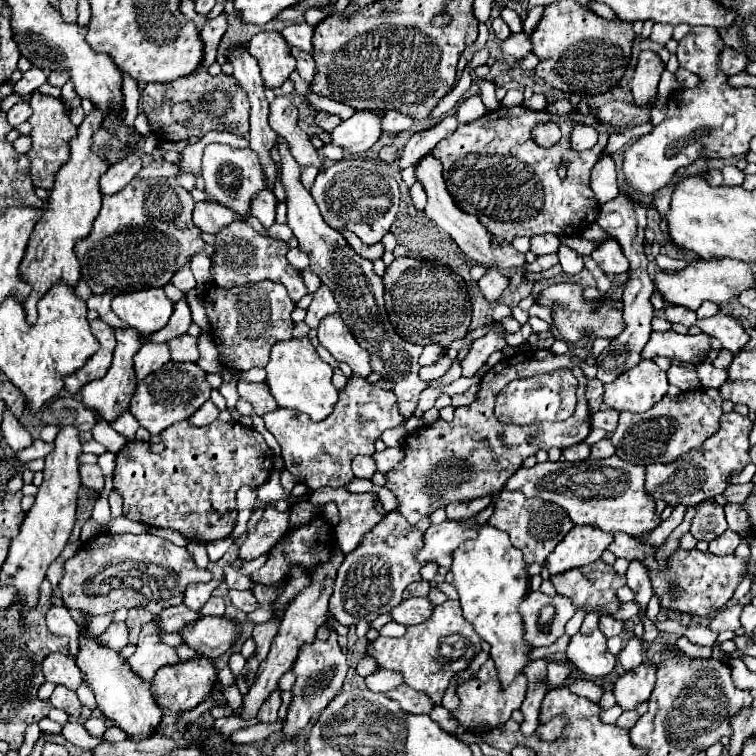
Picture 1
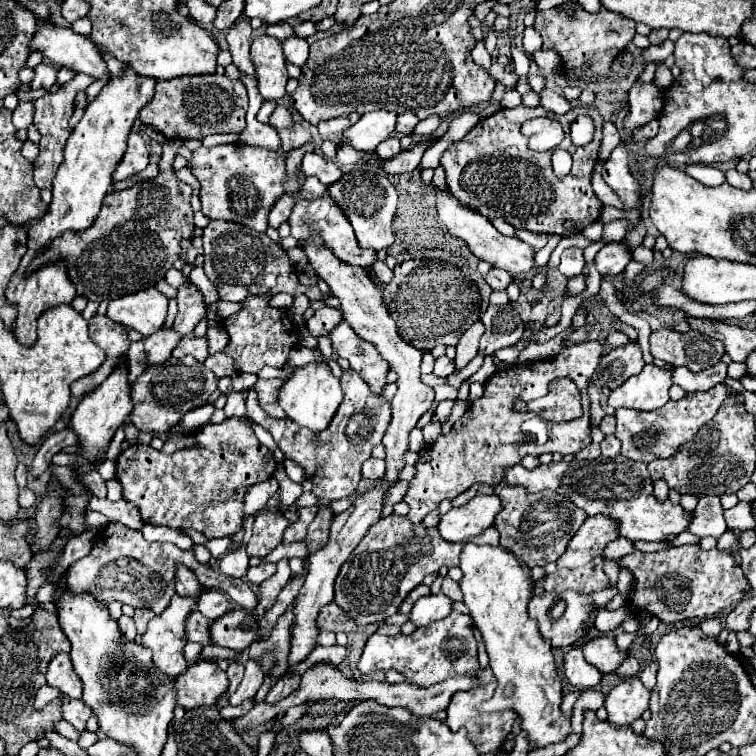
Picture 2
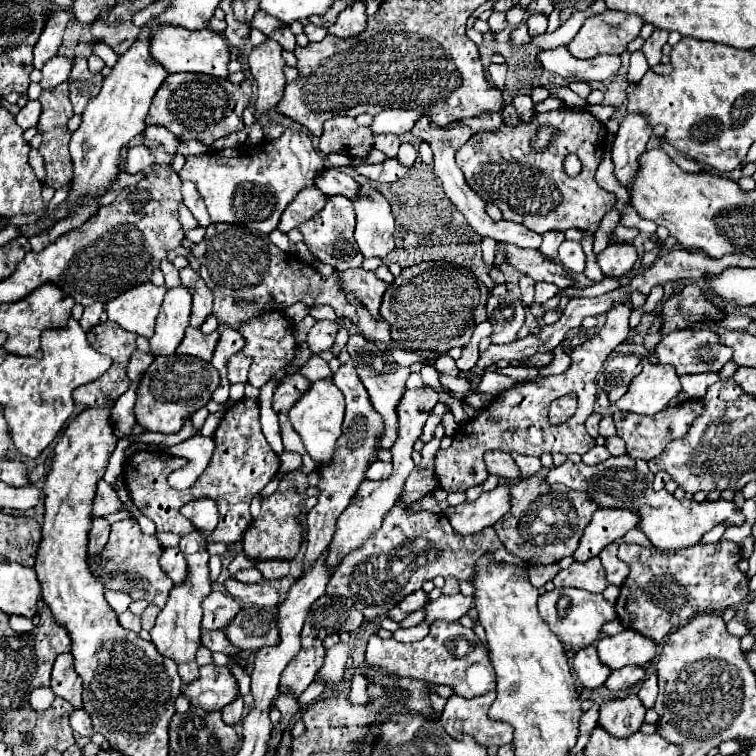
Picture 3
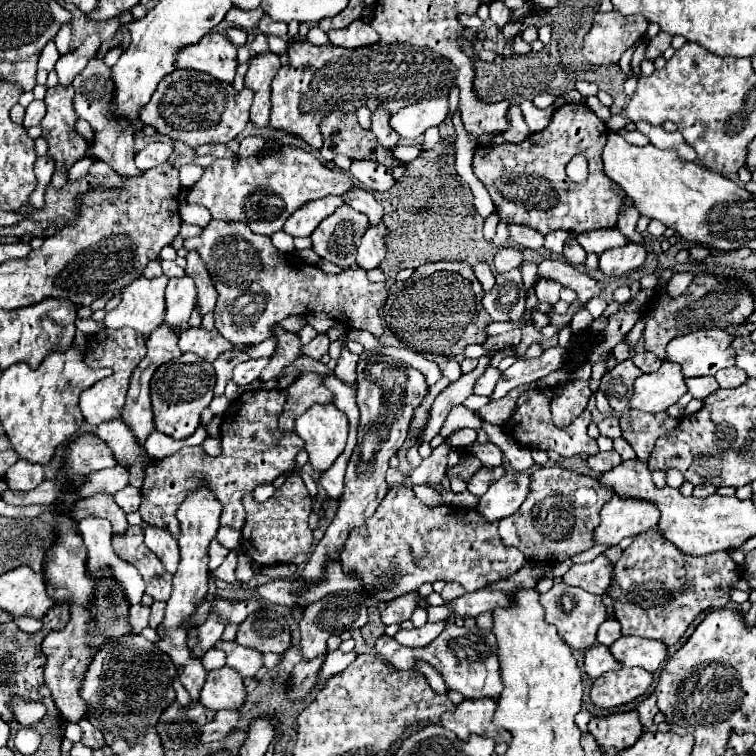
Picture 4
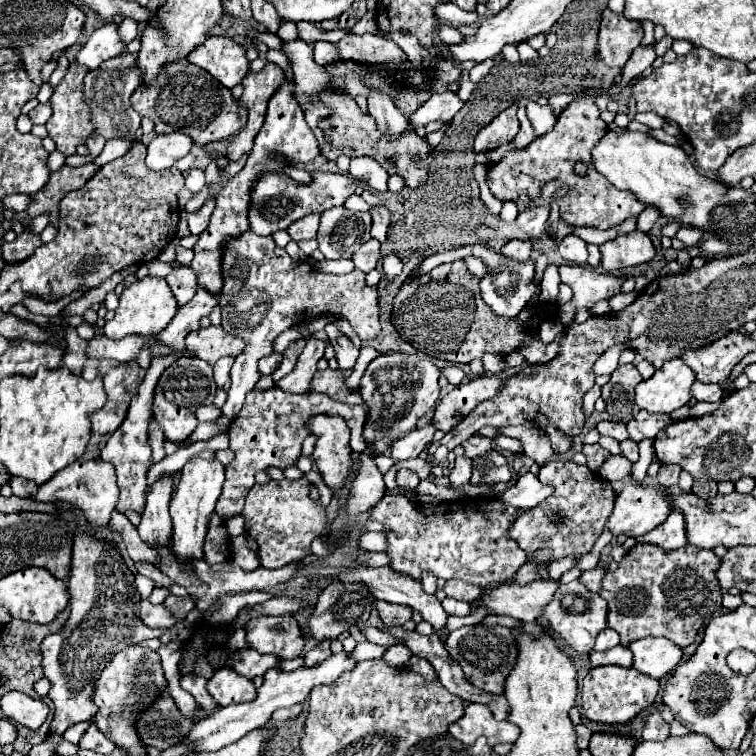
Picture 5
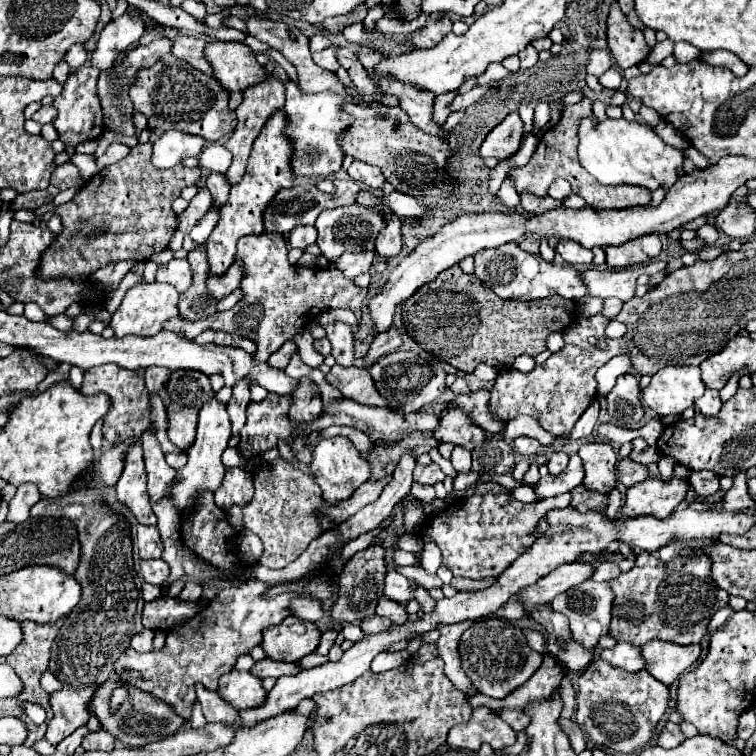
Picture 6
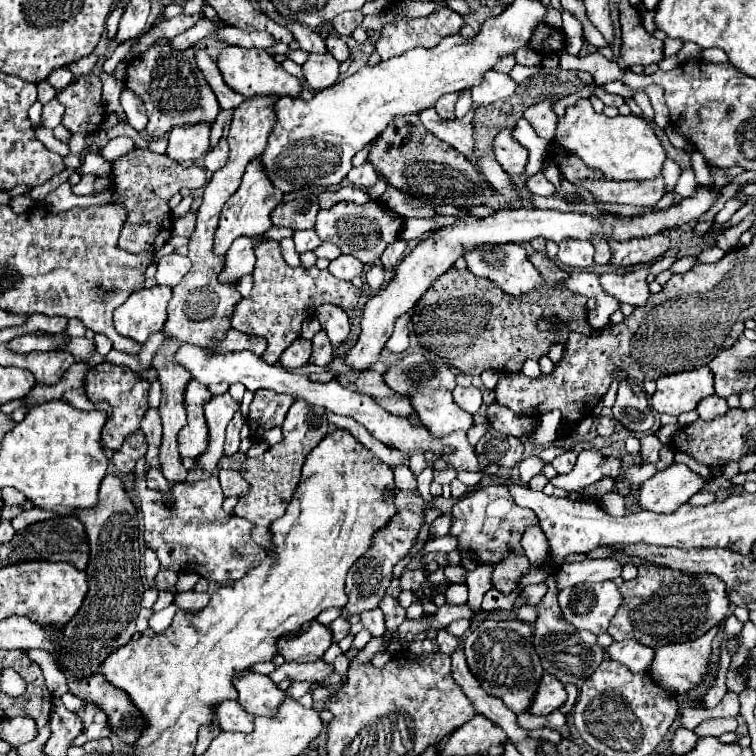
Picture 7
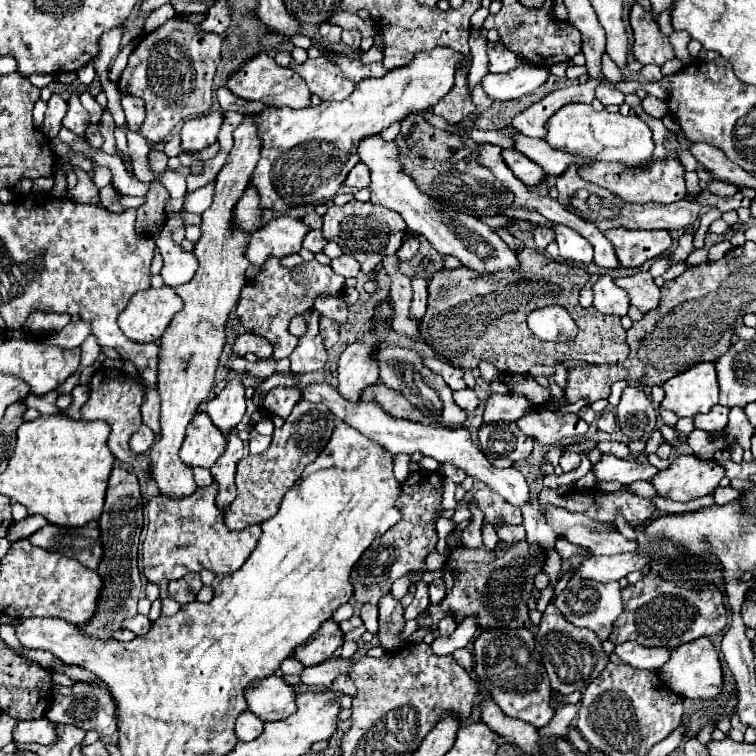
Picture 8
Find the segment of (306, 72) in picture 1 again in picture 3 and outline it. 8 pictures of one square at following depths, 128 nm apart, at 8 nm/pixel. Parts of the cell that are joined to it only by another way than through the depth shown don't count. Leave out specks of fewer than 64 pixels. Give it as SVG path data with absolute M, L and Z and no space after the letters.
M286 26L284 30L274 30L274 34L270 34L270 38L272 40L276 40L284 50L288 50L288 52L294 52L296 50L296 36L290 32L290 28Z

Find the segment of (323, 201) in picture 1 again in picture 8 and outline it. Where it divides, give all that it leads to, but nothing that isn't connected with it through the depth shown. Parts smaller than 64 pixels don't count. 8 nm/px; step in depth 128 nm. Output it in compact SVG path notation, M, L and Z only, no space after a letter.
M342 254L340 258L334 258L330 266L334 266L334 272L340 274L340 276L344 276L344 278L358 276L358 272L360 272L358 260L354 256L346 256L346 254Z

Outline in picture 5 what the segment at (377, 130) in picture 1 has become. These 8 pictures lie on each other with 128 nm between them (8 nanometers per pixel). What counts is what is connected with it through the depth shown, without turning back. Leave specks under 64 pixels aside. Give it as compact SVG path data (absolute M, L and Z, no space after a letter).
M454 92L444 94L432 94L430 100L426 100L412 116L410 126L426 126L428 122L442 120L448 122L454 118L454 114L464 106L464 102Z

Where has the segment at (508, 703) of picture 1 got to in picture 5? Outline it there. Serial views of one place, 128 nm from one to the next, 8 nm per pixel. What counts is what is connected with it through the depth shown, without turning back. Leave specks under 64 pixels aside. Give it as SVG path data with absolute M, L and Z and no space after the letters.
M468 704L464 716L458 722L452 722L448 732L464 744L474 744L478 736L486 736L490 746L498 742L512 744L518 738L518 728L506 720L498 722L486 704Z

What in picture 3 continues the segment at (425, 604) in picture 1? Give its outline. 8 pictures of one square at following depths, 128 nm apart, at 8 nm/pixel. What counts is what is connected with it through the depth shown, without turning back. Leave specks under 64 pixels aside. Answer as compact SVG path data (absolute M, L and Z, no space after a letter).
M456 594L456 596L440 596L426 604L424 622L432 624L434 620L460 620L472 608L472 598Z

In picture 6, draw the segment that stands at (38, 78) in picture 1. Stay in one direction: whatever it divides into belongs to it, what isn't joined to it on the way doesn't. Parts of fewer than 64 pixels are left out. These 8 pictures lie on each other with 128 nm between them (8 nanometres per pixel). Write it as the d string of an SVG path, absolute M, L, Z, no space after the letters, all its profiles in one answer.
M122 14L120 18L112 20L102 28L96 48L90 54L90 64L98 70L110 68L116 56L124 52L132 42L136 42L144 30L144 22L138 16L130 18L128 14Z

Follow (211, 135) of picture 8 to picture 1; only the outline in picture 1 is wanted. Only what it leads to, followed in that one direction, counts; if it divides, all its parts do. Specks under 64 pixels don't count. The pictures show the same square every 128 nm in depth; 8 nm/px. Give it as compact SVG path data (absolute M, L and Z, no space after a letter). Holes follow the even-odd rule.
M124 76L124 86L122 86L122 92L124 92L124 102L126 102L126 124L132 126L134 124L134 118L138 114L138 100L140 100L140 92L138 92L138 84L134 78L130 76ZM136 154L126 156L122 162L116 162L108 168L106 174L100 176L100 192L102 194L116 194L120 192L138 172L140 172L140 158Z

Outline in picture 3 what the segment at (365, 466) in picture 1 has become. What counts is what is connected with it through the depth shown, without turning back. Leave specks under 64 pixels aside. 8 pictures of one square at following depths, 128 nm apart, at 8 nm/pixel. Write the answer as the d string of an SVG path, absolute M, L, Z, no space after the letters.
M374 462L370 468L368 468L368 472L366 472L366 478L372 478L372 480L382 480L382 478L386 478L388 474L392 472L392 464L388 464L388 462Z

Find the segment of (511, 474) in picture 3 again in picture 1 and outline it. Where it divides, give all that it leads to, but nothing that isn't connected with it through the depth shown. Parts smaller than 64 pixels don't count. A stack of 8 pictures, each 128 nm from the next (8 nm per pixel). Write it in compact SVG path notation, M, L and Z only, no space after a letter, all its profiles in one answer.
M616 456L582 462L544 462L532 468L518 468L506 482L508 490L520 490L526 498L542 498L562 506L574 524L586 524L604 532L626 532L640 536L658 526L654 500L644 490L644 466L628 464Z

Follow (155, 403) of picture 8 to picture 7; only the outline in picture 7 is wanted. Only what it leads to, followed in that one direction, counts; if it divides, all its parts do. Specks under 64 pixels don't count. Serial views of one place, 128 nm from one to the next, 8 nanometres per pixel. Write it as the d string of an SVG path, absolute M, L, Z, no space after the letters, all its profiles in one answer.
M148 410L144 420L140 422L140 430L146 436L148 442L148 452L146 452L146 464L148 468L156 468L160 470L160 460L158 460L158 450L160 450L160 442L162 442L162 424L160 424L160 416L158 410Z

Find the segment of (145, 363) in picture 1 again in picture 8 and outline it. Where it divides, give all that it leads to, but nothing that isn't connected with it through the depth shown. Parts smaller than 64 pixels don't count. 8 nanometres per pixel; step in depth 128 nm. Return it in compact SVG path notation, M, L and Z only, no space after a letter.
M166 225L162 227L162 232L154 237L154 242L160 248L160 254L164 258L164 266L160 270L164 284L170 288L176 288L190 282L198 266L194 254L184 252L180 246L172 242L172 233Z

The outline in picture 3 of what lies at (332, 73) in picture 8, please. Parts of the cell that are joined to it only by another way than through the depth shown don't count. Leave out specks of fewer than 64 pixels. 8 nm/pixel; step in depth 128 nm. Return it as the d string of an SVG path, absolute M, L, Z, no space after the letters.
M306 24L304 26L304 34L308 36L310 42L320 42L328 34L328 28L326 26L316 26L316 24Z

